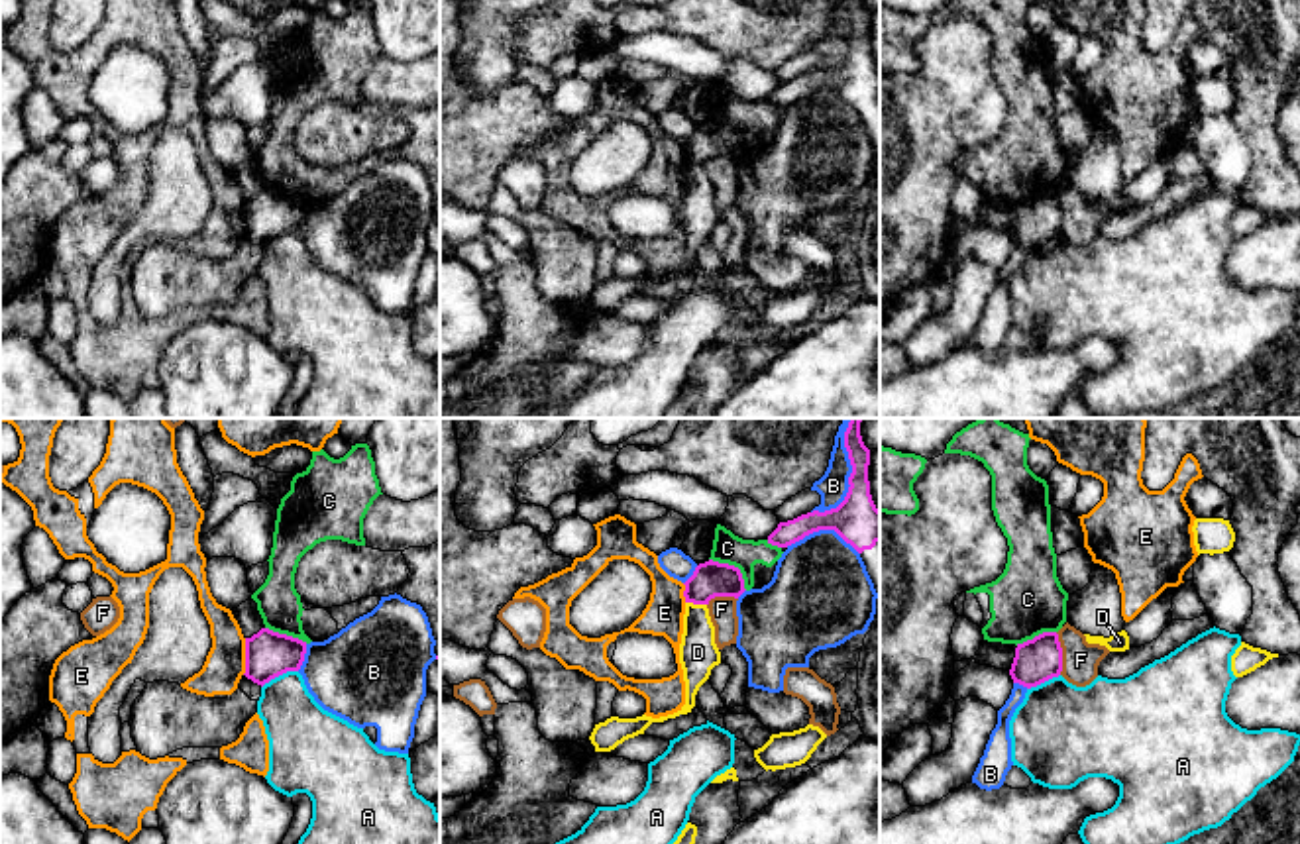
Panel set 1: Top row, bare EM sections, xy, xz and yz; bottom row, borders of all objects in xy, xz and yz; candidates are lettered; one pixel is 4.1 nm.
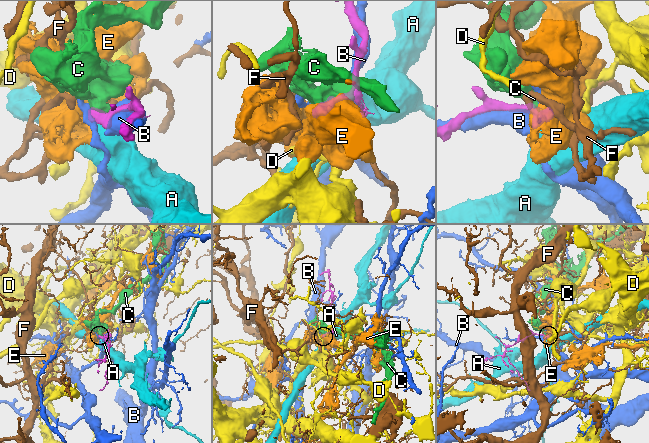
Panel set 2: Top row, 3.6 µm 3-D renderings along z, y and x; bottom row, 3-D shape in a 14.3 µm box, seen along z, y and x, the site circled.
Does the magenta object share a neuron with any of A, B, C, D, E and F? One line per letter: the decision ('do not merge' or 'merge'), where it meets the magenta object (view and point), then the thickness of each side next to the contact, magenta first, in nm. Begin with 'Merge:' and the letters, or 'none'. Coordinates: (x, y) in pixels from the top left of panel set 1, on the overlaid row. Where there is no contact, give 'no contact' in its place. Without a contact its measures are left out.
Merge: none
A: do not merge; contact xy (279, 674); calibres 190 and 260 nm
B: do not merge; contact xz (851, 475); calibres 190 and 120 nm
C: do not merge; contact xz (733, 566); calibres 150 and 130 nm
D: do not merge; contact xz (696, 603); calibres 150 and 160 nm
E: do not merge; contact xy (246, 656); calibres 190 and 160 nm
F: do not merge; contact yz (1061, 654); calibres 180 and 150 nm

